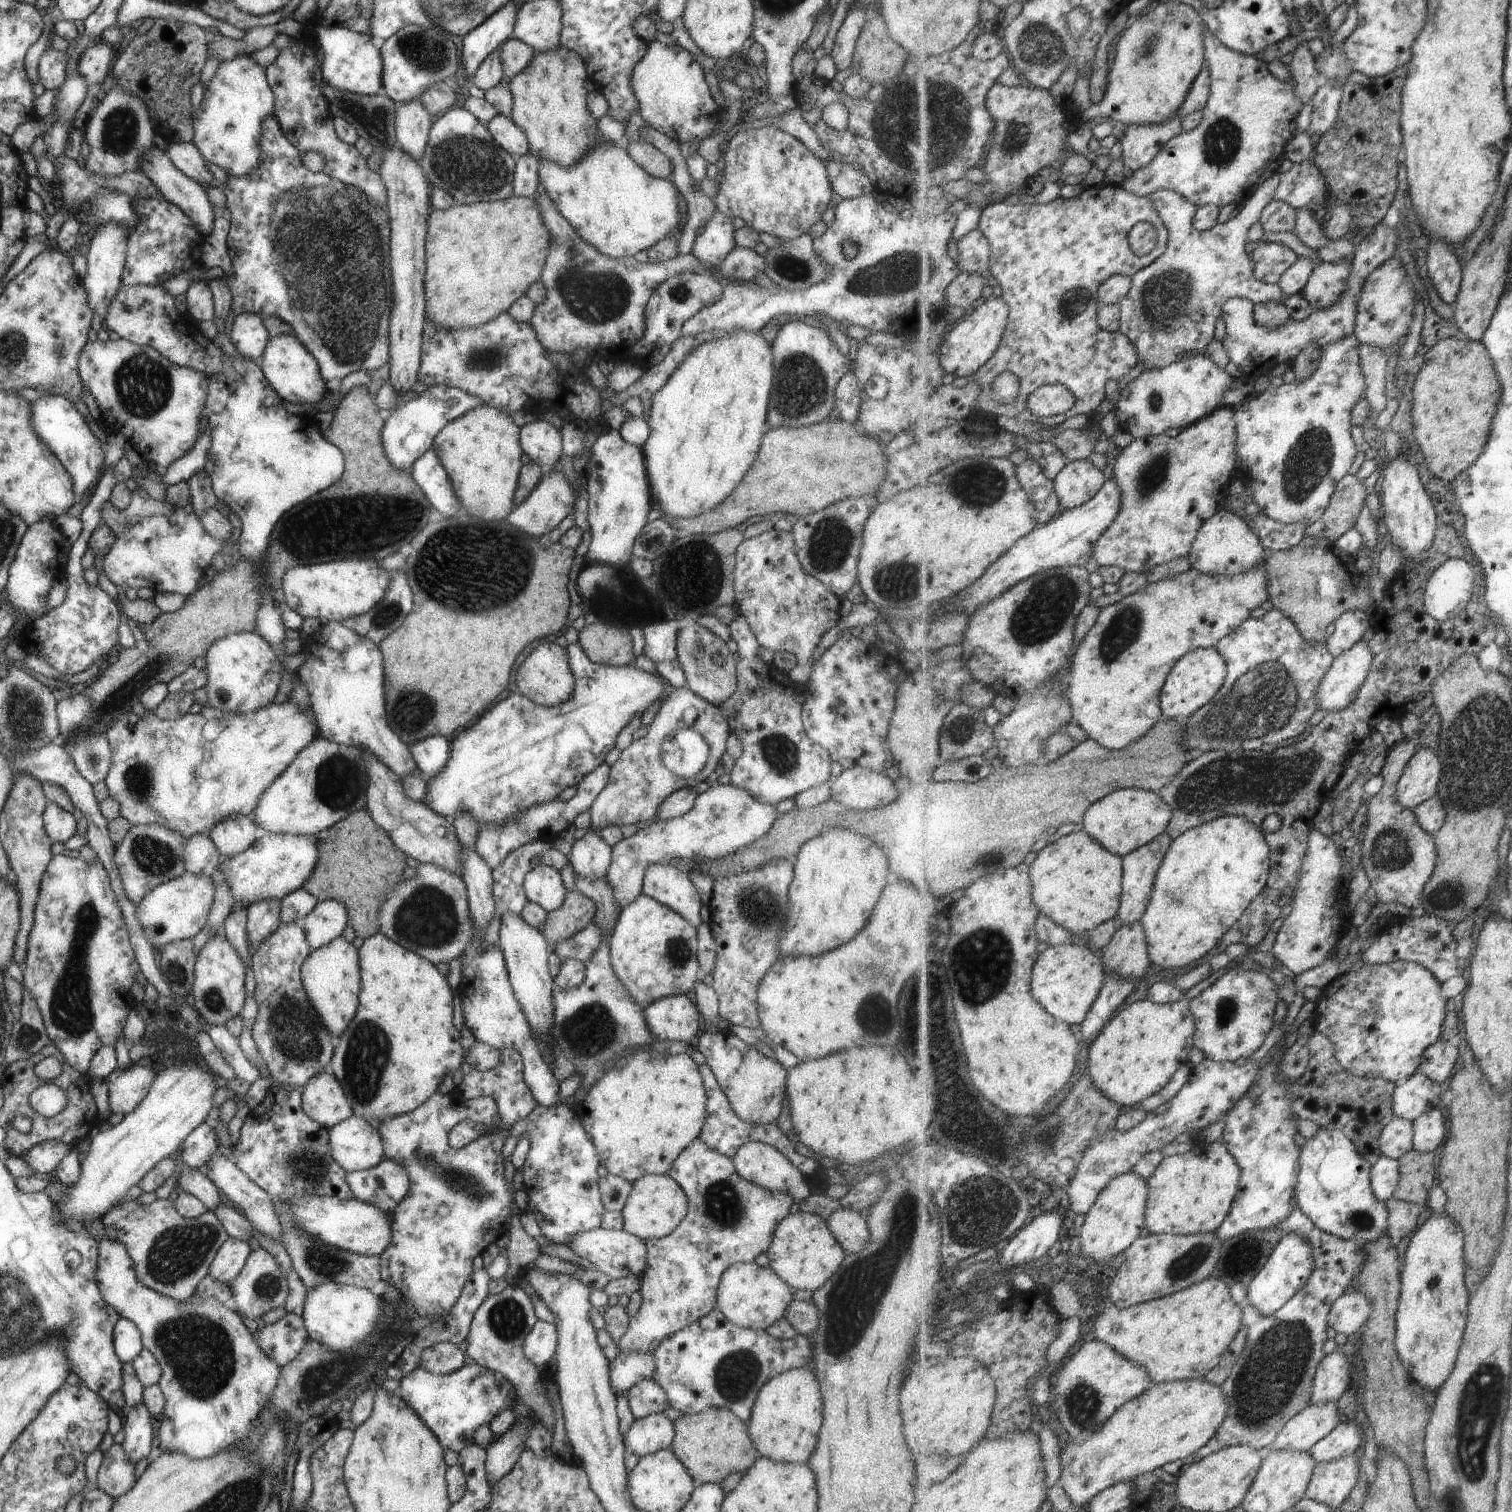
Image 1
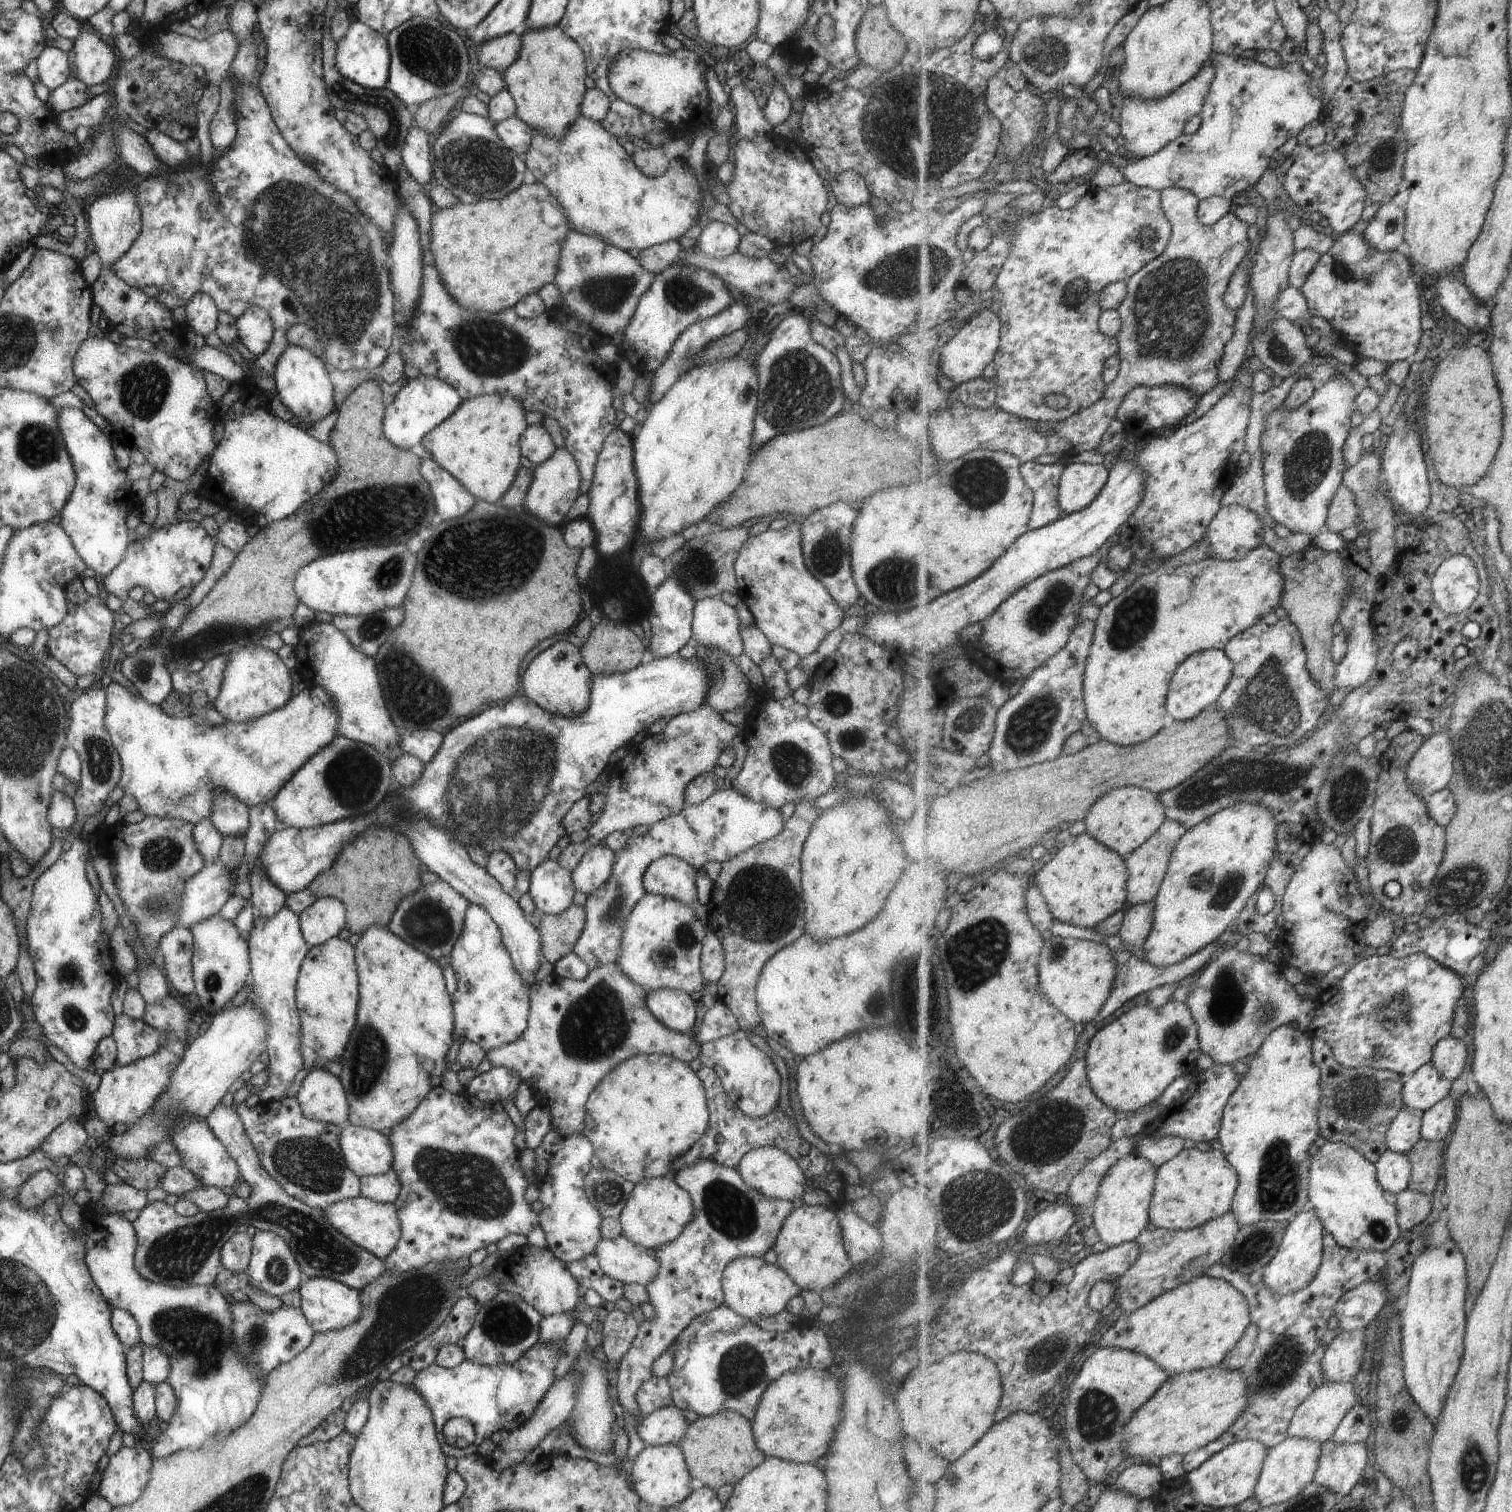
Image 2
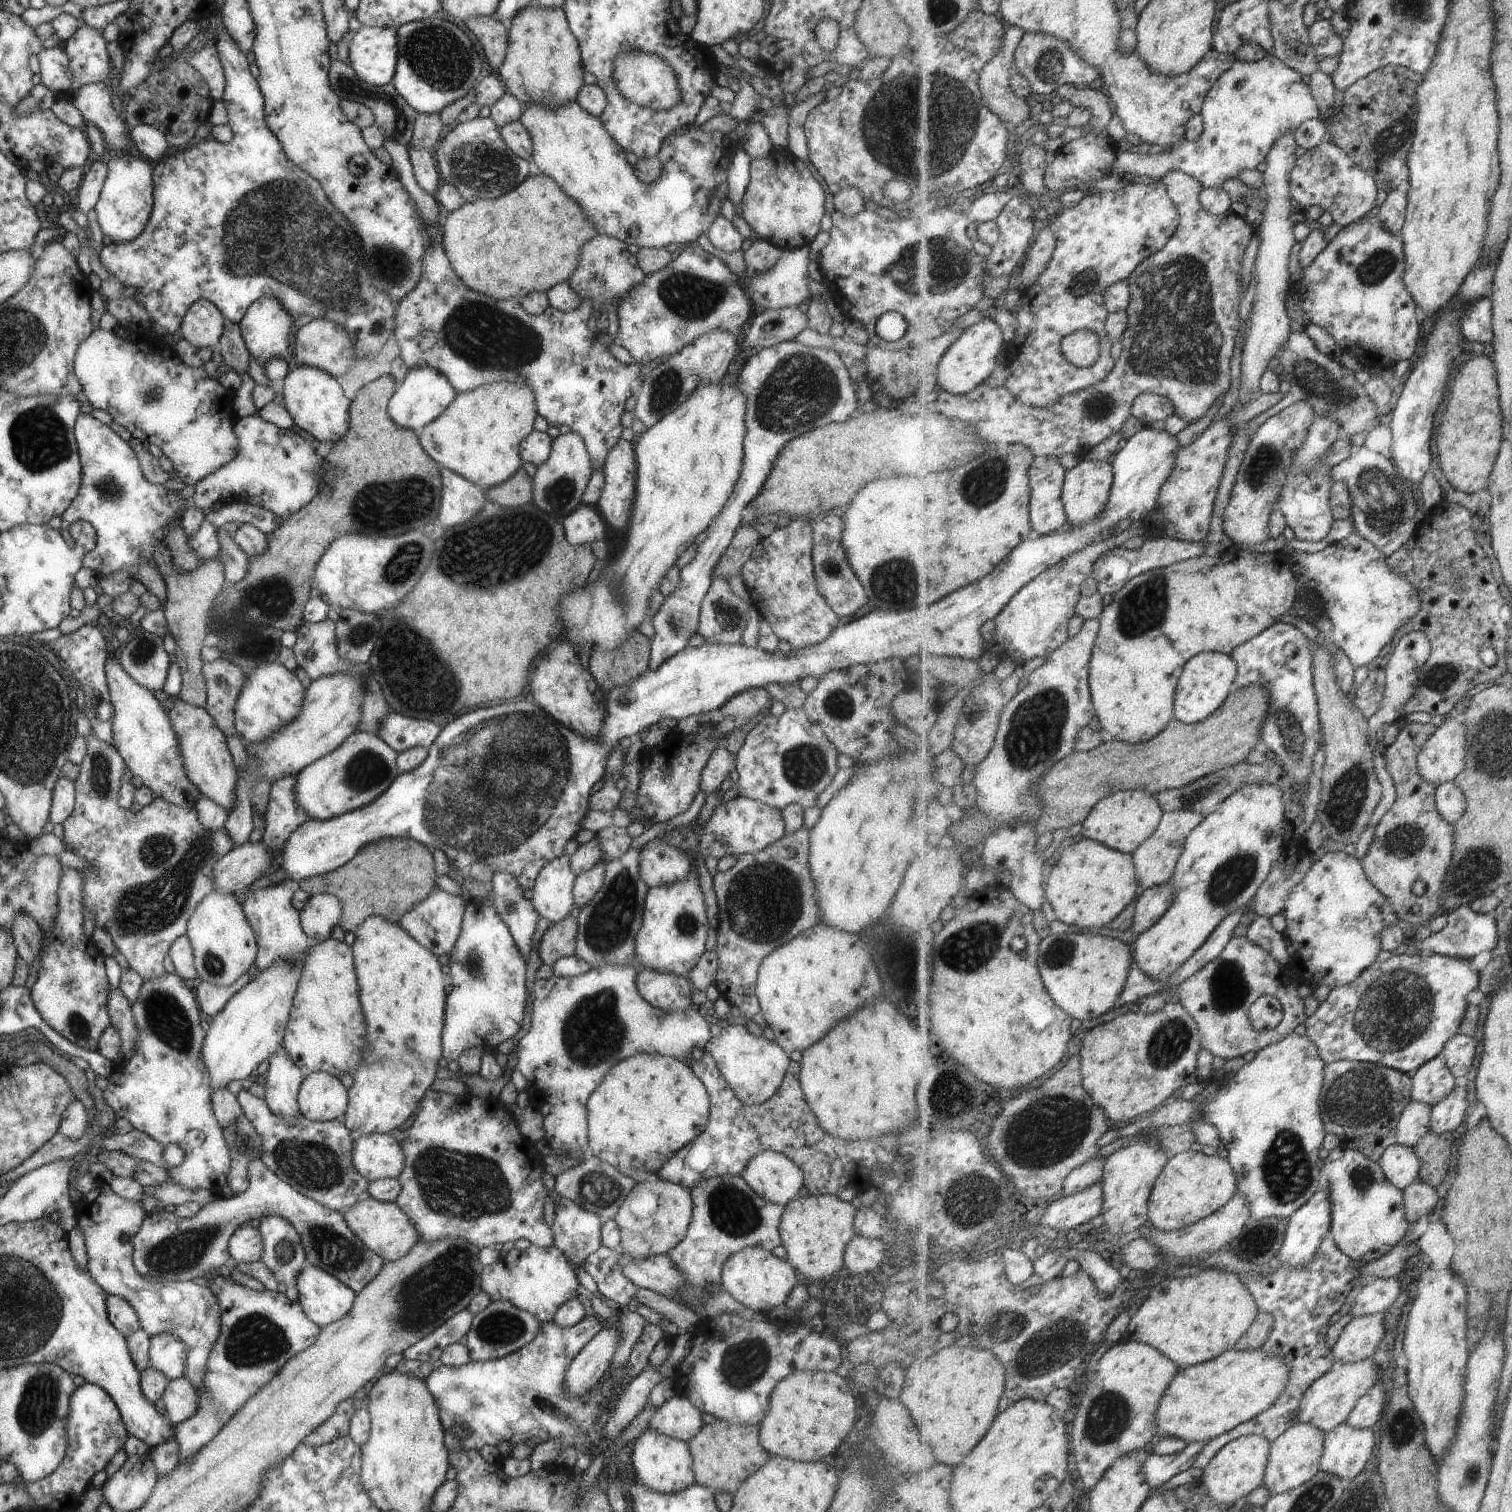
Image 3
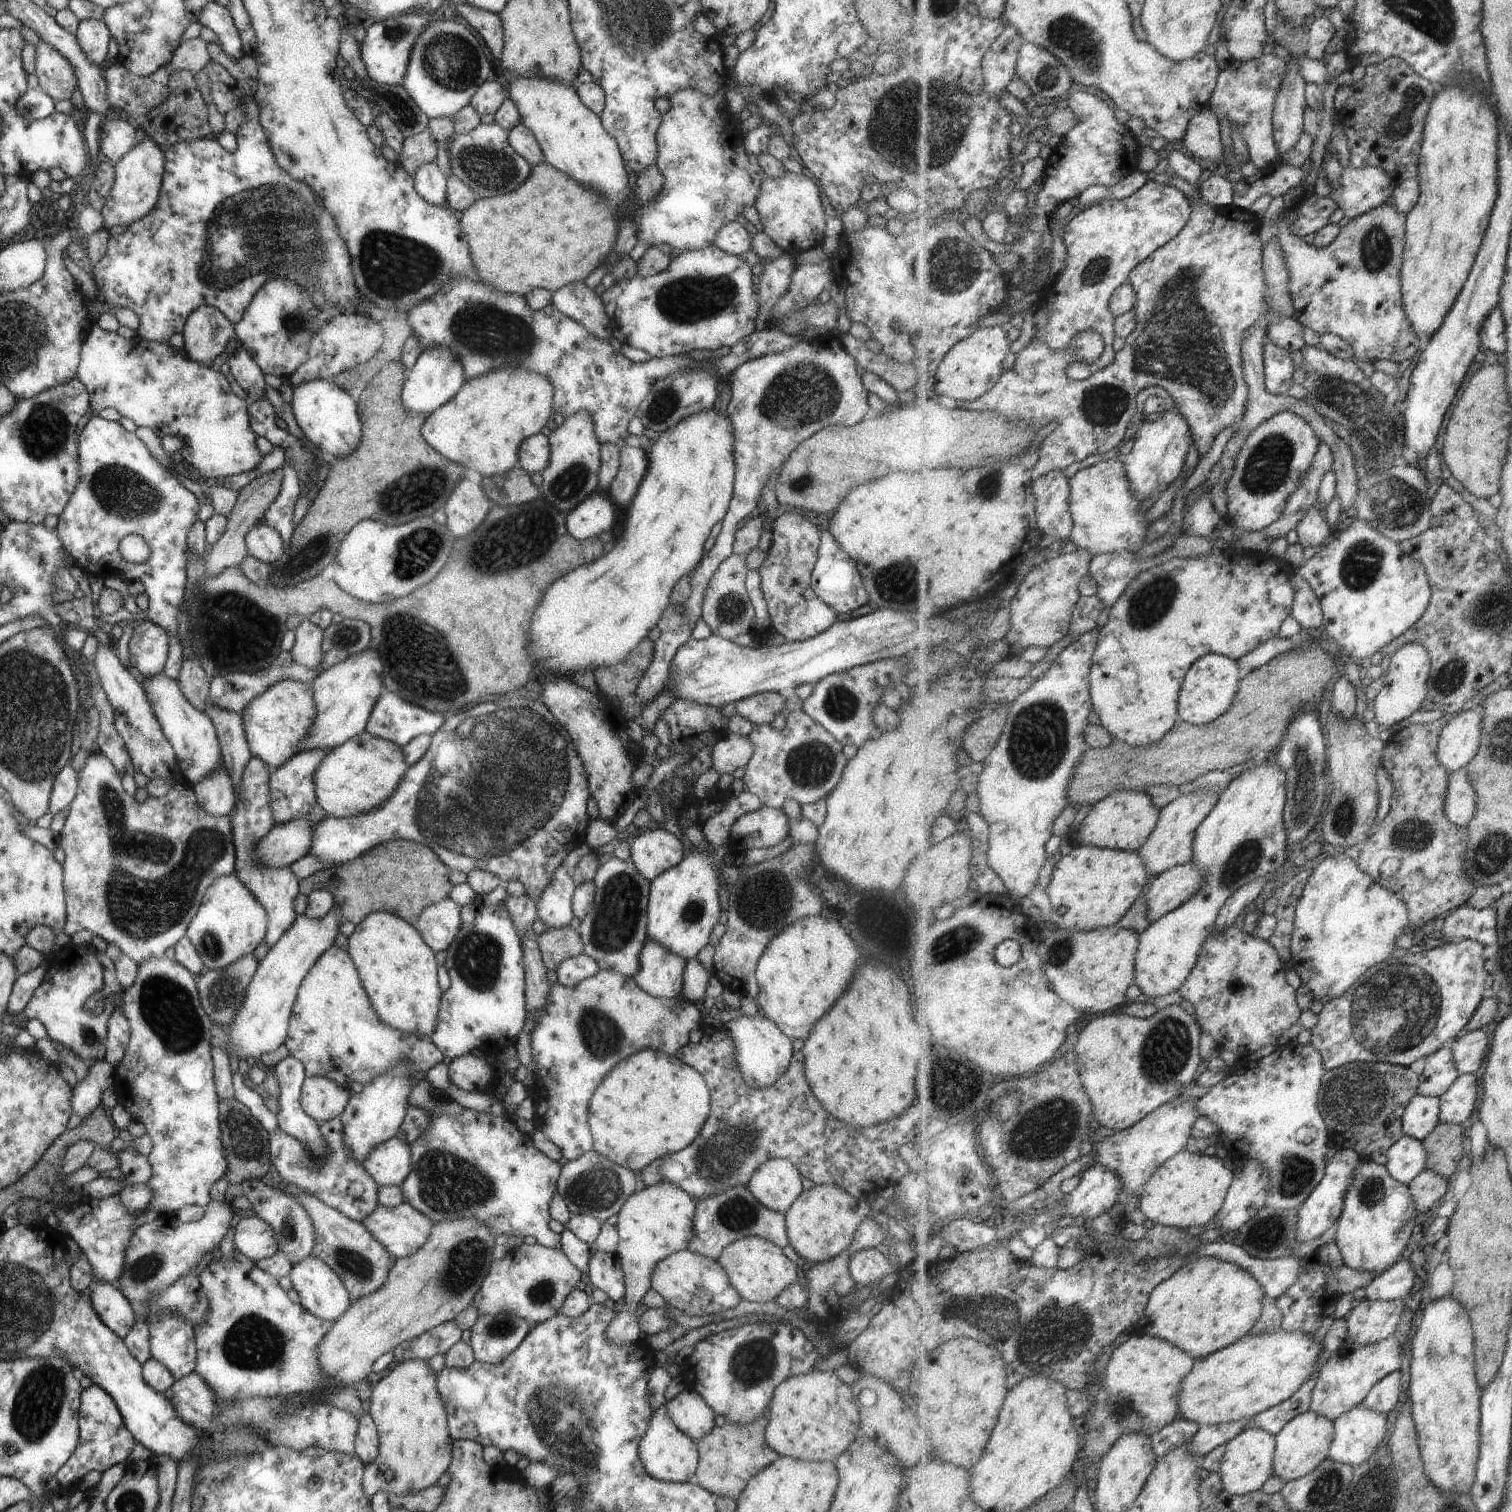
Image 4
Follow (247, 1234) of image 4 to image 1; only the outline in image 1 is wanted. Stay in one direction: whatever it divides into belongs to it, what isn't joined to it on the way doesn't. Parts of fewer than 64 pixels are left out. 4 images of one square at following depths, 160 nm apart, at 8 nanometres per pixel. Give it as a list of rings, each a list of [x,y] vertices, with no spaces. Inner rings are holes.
[[[228,1236],[217,1249],[208,1268],[208,1274],[213,1279],[228,1284],[239,1274],[249,1253],[247,1241]]]

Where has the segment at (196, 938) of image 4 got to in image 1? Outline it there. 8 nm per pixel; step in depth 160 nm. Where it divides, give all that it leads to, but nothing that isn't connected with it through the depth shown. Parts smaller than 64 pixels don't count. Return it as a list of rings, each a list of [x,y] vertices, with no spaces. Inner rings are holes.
[[[223,934],[209,937],[196,953],[194,979],[190,990],[190,1004],[200,1018],[208,1025],[224,1025],[229,1018],[236,1016],[244,1003],[245,967],[242,958]]]

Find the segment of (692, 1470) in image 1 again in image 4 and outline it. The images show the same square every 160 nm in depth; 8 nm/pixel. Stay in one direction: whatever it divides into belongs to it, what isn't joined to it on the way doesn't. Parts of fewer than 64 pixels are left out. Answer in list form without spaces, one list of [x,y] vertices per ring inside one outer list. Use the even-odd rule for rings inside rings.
[[[763,1414],[744,1425],[725,1422],[721,1427],[713,1427],[703,1435],[696,1442],[698,1463],[693,1482],[719,1497],[736,1500],[747,1481],[778,1457],[764,1439],[767,1421],[767,1414]]]

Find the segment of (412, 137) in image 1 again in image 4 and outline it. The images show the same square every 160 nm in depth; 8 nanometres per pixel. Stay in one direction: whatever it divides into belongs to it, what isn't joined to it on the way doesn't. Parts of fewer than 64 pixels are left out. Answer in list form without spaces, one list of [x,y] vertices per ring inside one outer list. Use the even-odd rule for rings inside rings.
[[[435,163],[422,164],[412,176],[415,192],[429,204],[446,206],[447,175]]]

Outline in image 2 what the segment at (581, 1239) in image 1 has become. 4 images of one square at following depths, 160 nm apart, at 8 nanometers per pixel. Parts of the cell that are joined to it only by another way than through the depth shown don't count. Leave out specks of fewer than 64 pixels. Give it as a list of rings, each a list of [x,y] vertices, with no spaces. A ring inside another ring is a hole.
[[[622,1234],[612,1239],[599,1239],[593,1254],[601,1270],[622,1283],[645,1286],[658,1273],[658,1260],[653,1248],[633,1244]]]

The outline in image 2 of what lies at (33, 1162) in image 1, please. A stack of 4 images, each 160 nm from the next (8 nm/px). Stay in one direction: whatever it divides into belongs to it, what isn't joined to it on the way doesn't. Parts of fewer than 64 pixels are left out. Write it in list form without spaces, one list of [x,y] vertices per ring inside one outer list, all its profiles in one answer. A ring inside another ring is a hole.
[[[70,1118],[54,1128],[40,1144],[39,1149],[47,1152],[54,1159],[60,1156],[70,1156],[78,1152],[84,1143],[88,1143],[82,1120]]]

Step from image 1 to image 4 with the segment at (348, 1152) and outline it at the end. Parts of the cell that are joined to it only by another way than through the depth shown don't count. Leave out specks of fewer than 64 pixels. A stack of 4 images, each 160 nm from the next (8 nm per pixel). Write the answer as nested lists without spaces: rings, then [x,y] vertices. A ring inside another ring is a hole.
[[[397,1137],[384,1140],[371,1149],[361,1166],[378,1186],[399,1187],[411,1168],[409,1145]]]

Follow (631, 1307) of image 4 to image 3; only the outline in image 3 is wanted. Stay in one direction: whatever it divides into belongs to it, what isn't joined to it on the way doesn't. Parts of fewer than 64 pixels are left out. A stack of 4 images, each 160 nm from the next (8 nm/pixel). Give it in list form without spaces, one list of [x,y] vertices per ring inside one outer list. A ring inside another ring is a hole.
[[[659,1177],[635,1183],[612,1218],[620,1234],[619,1244],[614,1250],[635,1259],[666,1254],[685,1236],[691,1213],[692,1200],[688,1188]],[[615,1323],[603,1328],[579,1350],[563,1377],[564,1389],[571,1396],[588,1391],[608,1368],[619,1342]]]

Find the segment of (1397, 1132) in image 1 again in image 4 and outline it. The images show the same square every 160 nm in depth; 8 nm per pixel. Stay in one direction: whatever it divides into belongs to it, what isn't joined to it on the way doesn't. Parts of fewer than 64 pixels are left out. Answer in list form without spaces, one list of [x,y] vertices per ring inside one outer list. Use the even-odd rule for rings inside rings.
[[[1418,1094],[1404,1112],[1404,1134],[1425,1140],[1441,1122],[1441,1099]]]

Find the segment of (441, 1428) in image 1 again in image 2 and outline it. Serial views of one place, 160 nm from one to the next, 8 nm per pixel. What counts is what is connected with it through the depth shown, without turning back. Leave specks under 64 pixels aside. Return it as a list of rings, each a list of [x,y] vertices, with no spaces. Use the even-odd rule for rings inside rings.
[[[535,1341],[513,1364],[482,1365],[463,1359],[457,1366],[441,1368],[431,1364],[415,1373],[411,1386],[430,1408],[440,1449],[447,1456],[458,1459],[473,1455],[477,1445],[489,1439],[497,1430],[509,1432],[521,1426],[533,1414],[538,1402],[554,1381],[553,1366],[563,1341],[546,1343]],[[451,1417],[466,1418],[473,1425],[475,1440],[467,1448],[451,1448],[441,1434],[443,1423]]]

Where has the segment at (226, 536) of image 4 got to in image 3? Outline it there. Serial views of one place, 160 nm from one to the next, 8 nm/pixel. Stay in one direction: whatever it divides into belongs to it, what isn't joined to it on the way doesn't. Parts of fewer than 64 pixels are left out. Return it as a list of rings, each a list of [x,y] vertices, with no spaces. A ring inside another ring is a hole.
[[[160,543],[158,549],[160,551],[153,552],[152,557],[166,587],[163,615],[168,632],[174,640],[174,662],[179,667],[182,682],[177,697],[187,704],[204,708],[206,703],[206,684],[202,675],[203,661],[199,657],[199,650],[202,647],[201,641],[208,632],[207,618],[213,599],[226,585],[219,551],[217,556],[203,561],[192,571],[179,572],[172,564],[172,557],[168,548]]]

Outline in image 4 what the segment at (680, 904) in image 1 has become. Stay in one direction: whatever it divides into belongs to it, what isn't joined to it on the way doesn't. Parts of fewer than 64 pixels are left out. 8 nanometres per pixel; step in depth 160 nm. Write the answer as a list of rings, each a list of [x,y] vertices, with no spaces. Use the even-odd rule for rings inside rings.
[[[663,828],[643,831],[630,840],[631,860],[637,872],[650,881],[683,858],[680,841]]]

